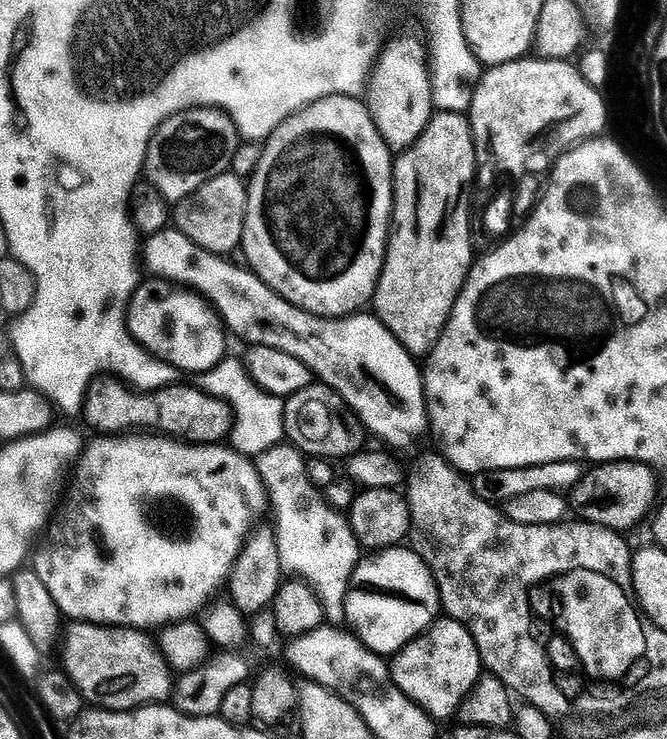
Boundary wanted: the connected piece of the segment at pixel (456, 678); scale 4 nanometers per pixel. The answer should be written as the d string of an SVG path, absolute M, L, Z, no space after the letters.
M451 618L437 619L432 627L391 657L393 682L437 722L457 715L460 704L480 680L482 665L478 646L466 626Z

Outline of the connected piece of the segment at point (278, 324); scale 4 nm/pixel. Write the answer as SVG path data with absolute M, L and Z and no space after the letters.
M169 226L164 231L147 237L142 248L142 260L148 263L153 277L165 281L177 280L177 285L187 286L203 296L216 309L227 331L241 336L252 346L282 350L294 358L301 360L304 365L317 377L320 376L329 385L331 391L337 392L347 402L349 409L360 417L365 429L376 436L385 436L388 440L408 440L411 436L420 436L429 431L429 405L424 395L424 377L419 363L400 345L398 338L390 334L390 330L375 314L353 314L343 318L321 318L311 312L303 312L290 301L284 300L270 286L260 281L260 277L251 270L232 263L228 268L228 280L208 280L208 268L204 268L204 256L196 252L199 246L190 242L186 234L176 231Z

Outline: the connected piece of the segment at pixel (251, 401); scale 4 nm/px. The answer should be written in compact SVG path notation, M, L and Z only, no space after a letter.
M231 356L225 357L210 371L199 373L196 380L201 391L225 400L232 406L233 427L230 444L236 451L254 458L285 439L283 399L258 387L241 359L238 361Z

